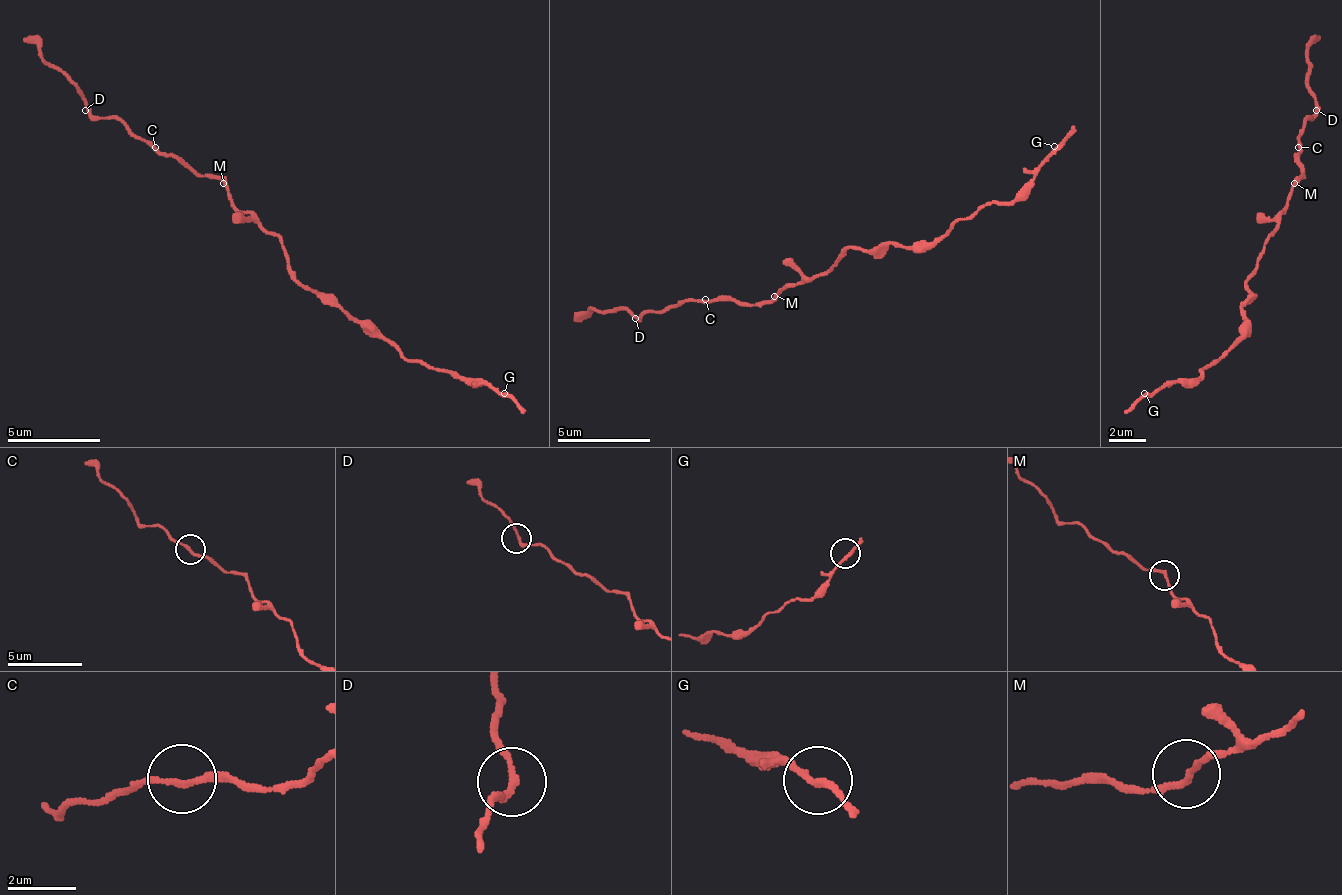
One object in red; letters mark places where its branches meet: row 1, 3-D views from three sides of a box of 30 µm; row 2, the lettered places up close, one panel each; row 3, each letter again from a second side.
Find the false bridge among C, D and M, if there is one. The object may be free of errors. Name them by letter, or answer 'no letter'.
no letter

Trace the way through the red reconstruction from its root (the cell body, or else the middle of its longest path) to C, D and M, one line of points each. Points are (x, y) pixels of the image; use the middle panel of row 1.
C: (831, 267), (817, 276), (808, 276), (798, 285), (789, 285), (770, 304), (705, 299)
D: (831, 267), (789, 285), (770, 304), (677, 299), (659, 313), (635, 318)
M: (831, 267), (775, 294)

